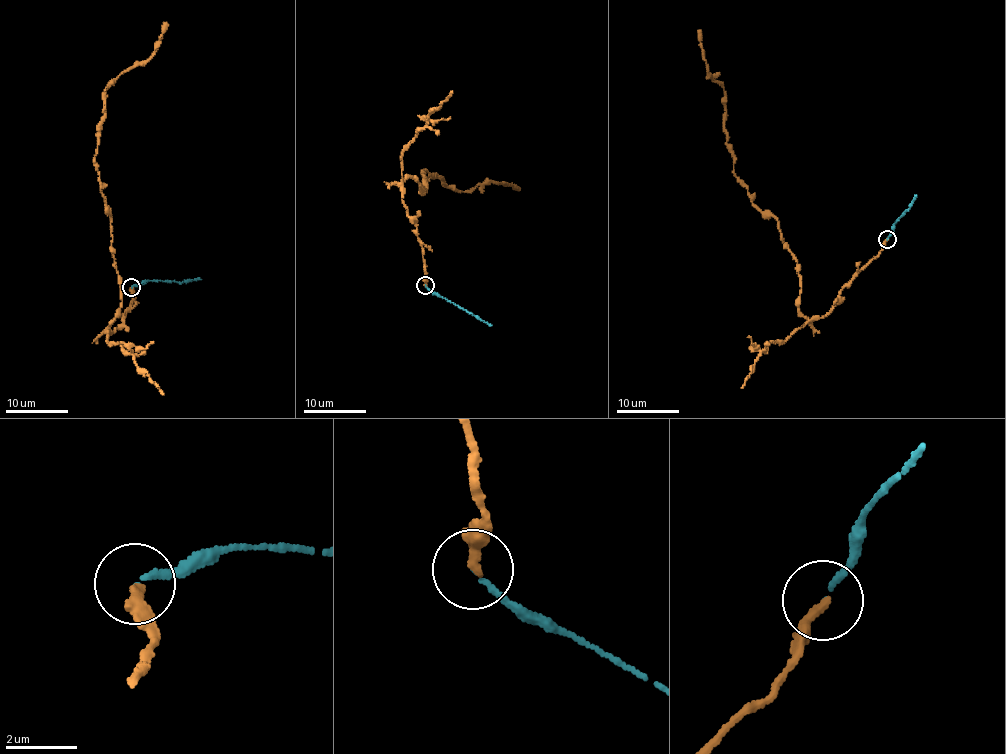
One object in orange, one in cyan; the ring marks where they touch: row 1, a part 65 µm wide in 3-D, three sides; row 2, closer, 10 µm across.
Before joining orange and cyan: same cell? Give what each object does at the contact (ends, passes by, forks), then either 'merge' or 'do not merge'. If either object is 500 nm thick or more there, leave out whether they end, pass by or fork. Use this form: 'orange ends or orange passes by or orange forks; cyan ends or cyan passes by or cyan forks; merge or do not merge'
orange ends; cyan ends; do not merge

